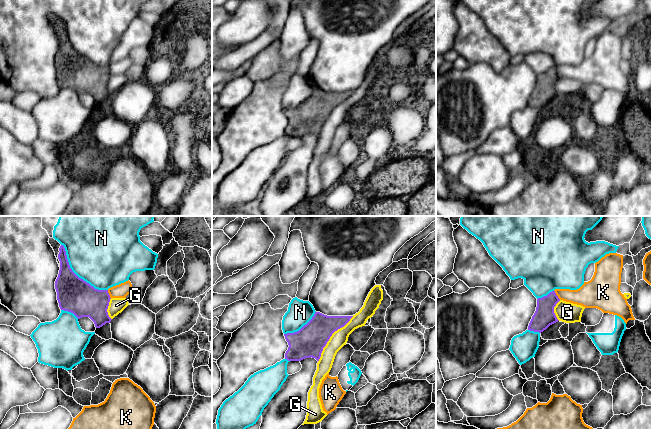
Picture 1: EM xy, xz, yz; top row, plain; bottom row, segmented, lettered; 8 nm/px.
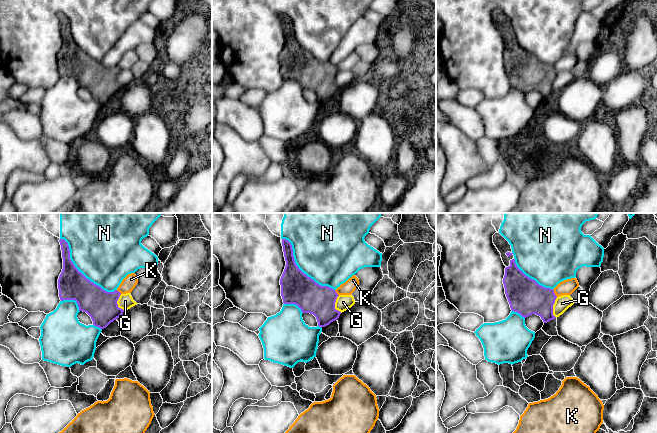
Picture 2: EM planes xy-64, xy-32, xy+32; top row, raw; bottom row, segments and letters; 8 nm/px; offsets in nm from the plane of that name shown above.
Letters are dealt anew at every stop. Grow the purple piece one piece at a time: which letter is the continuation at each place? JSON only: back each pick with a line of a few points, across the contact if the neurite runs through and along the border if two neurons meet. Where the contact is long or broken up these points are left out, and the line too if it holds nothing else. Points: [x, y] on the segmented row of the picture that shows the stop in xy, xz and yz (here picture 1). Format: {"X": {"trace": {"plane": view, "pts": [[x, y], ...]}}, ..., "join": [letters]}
{"join": ["K"]}

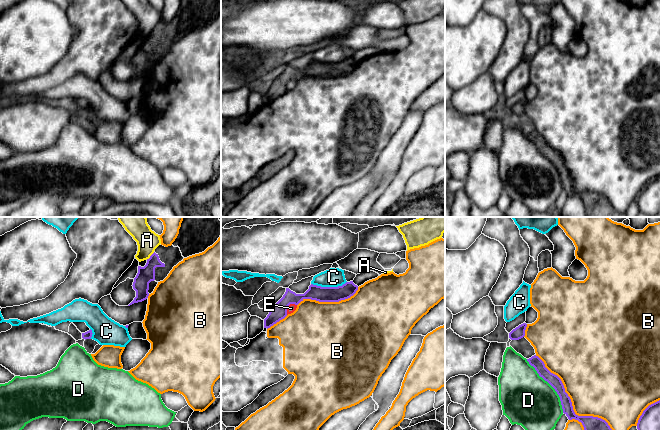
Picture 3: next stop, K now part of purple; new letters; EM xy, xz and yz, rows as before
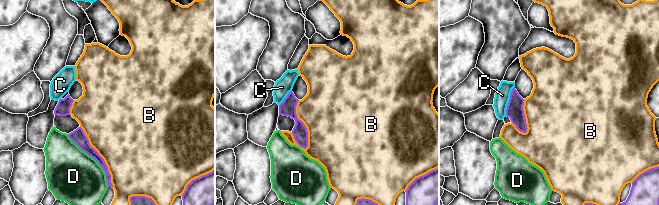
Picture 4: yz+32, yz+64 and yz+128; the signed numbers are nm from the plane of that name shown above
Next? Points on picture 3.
{"join": []}

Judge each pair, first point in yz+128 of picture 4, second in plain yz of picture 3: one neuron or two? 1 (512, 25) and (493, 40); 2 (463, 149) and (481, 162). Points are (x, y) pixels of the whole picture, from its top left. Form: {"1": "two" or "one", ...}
{"1": "two", "2": "one"}

